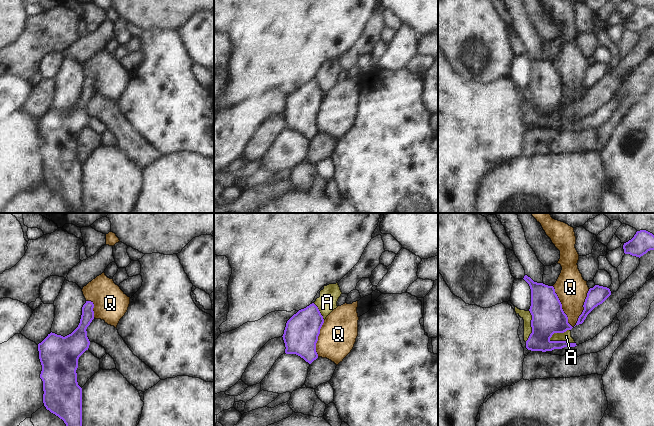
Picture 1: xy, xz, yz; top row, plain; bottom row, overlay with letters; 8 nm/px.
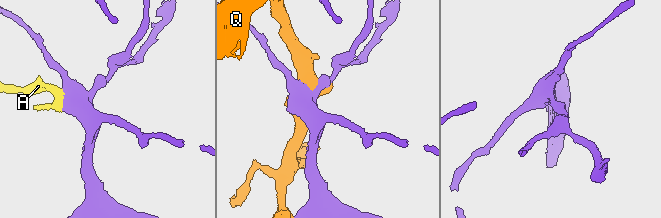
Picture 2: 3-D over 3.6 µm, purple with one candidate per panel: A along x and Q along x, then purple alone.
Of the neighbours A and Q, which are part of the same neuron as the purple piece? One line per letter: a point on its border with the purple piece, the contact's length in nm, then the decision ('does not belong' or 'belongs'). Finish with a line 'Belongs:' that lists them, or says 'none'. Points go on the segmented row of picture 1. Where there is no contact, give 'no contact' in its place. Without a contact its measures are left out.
A: yz (562, 341) | 220 nm | does not belong
Q: yz (561, 307) | 380 nm | does not belong
Belongs: none

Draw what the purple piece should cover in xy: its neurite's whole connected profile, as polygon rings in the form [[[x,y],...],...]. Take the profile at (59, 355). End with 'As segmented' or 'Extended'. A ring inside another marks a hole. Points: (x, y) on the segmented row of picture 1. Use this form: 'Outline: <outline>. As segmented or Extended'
Outline: [[[86,301],[78,327],[63,337],[50,333],[38,344],[39,359],[42,365],[40,378],[43,381],[43,403],[47,410],[64,421],[66,426],[82,426],[82,388],[77,382],[78,359],[89,348],[87,327],[94,319],[94,304]]]. As segmented.

